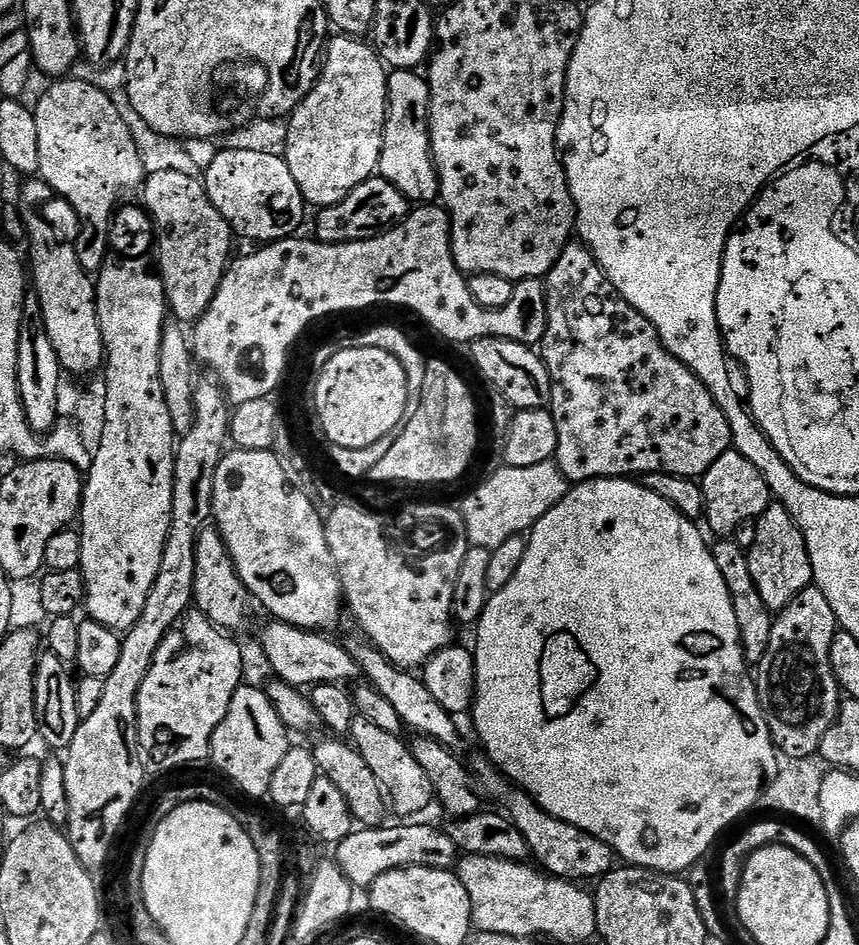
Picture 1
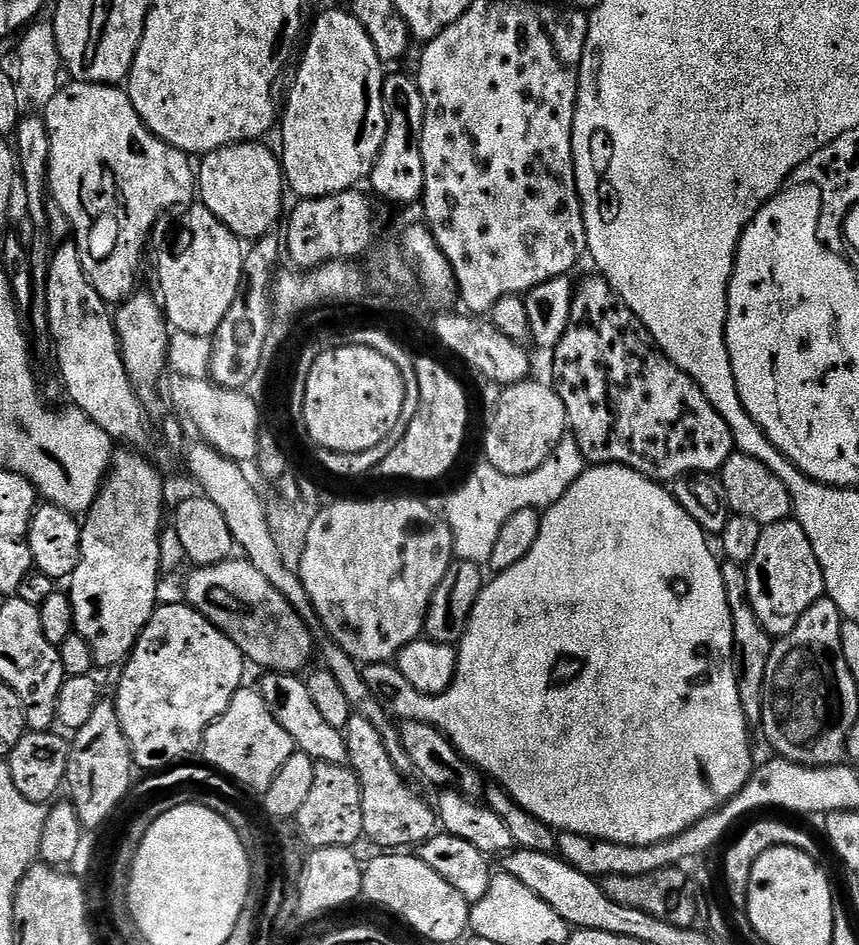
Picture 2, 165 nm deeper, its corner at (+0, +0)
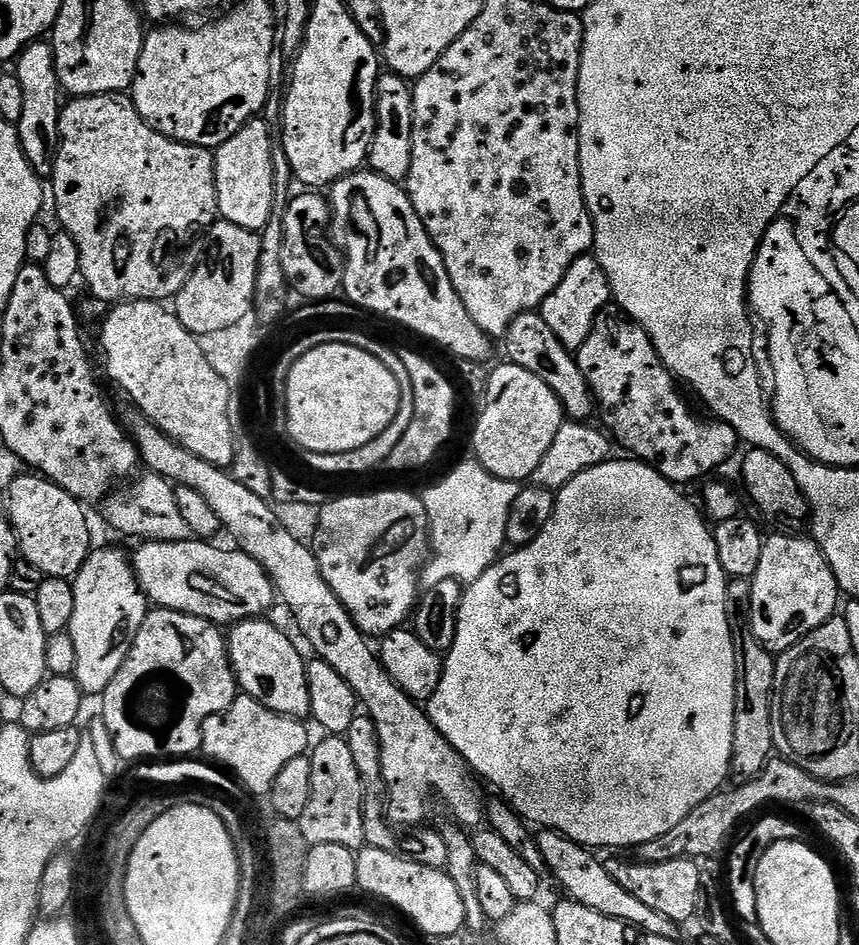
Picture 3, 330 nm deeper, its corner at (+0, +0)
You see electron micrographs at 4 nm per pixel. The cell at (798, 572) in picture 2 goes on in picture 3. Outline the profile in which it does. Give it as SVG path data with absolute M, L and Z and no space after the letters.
M804 534L775 535L765 539L758 570L750 581L750 615L758 643L766 651L779 654L837 615L842 593L815 540Z

